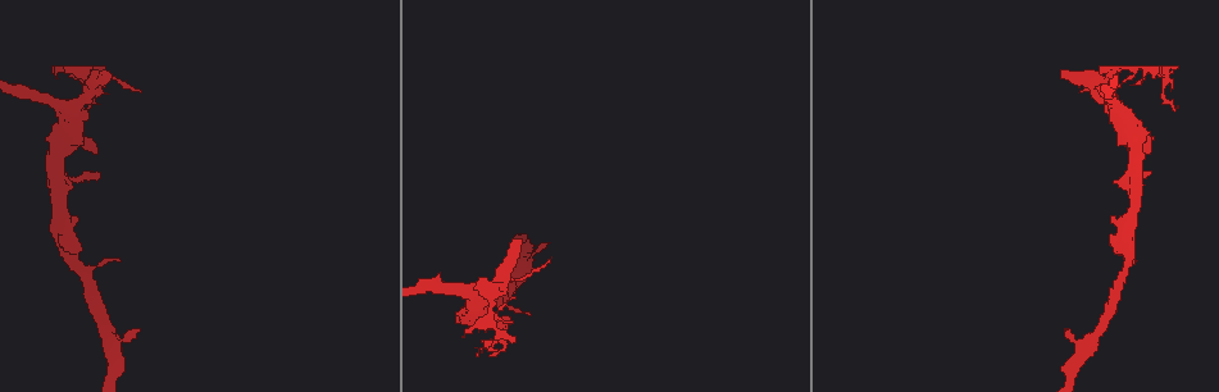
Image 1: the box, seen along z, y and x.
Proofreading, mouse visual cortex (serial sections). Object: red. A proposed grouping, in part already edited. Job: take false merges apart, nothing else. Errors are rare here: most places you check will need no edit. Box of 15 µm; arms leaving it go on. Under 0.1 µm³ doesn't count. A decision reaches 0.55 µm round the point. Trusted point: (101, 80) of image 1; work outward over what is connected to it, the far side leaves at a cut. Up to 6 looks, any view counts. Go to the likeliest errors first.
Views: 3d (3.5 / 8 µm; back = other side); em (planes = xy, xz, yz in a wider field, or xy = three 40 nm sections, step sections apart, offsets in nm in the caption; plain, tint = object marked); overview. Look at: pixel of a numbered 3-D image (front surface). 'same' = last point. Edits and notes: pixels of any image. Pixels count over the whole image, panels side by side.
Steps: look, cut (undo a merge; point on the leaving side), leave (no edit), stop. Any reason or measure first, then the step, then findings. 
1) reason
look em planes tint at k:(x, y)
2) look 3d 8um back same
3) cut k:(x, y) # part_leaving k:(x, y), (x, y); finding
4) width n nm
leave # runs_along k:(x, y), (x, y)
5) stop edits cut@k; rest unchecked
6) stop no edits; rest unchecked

sharp bend
look 3d 3.5um at 1:(1142, 70)

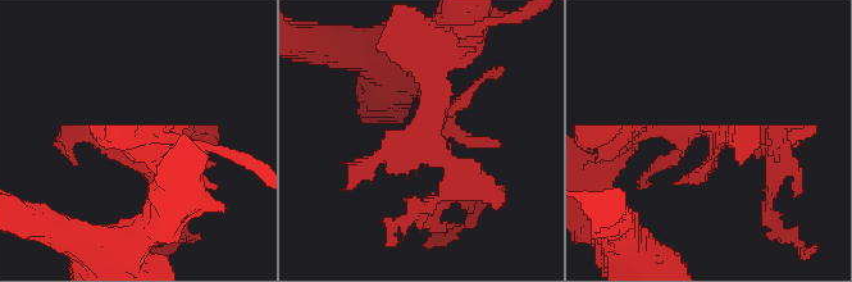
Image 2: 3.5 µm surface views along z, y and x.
look em xy step 3 tint at 2:(705, 134)

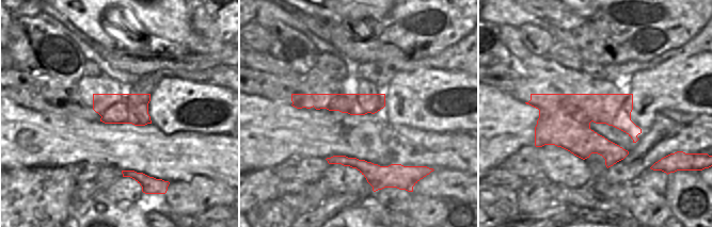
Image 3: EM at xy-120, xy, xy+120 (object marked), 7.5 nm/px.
leave # runs_along 2:(450, 62), (427, 140), (454, 186), (434, 199); all the same cell

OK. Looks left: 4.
sudden change in width
look 3d 3.5um at 1:(71, 108)

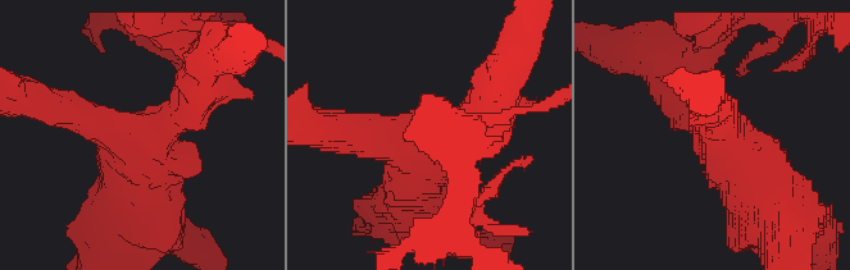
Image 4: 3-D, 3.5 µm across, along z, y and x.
look em planes tint at 4:(139, 143)

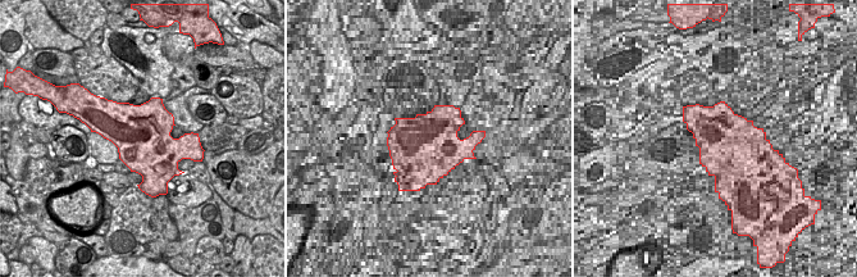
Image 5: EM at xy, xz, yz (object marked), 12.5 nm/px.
leave # runs_along 4:(687, 94), (778, 207); all the same cell

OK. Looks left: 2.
calibre changes
look 3d 3.5um at 1:(57, 179)

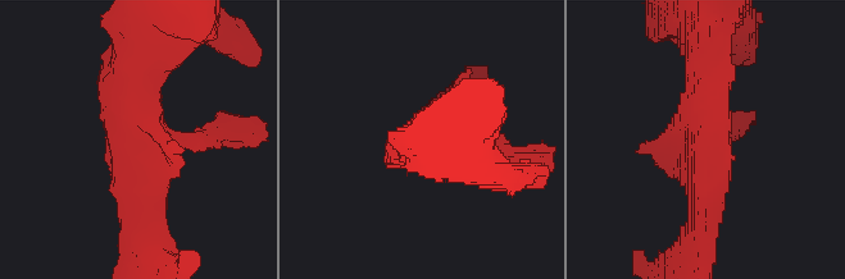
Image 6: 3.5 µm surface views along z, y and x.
shape alone is not enough
look em xy step 2 tint at 6:(704, 137)

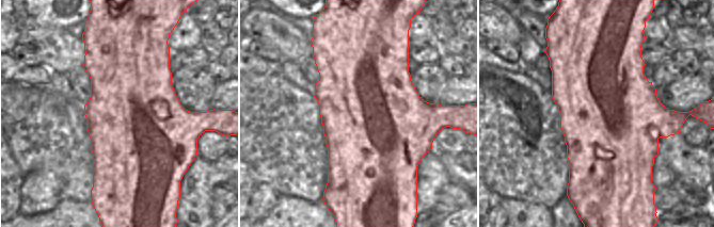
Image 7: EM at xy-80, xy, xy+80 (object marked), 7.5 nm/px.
leave # runs_along 6:(142, 49), (142, 222); one cell here

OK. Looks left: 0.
stop no edits; rest unchecked

